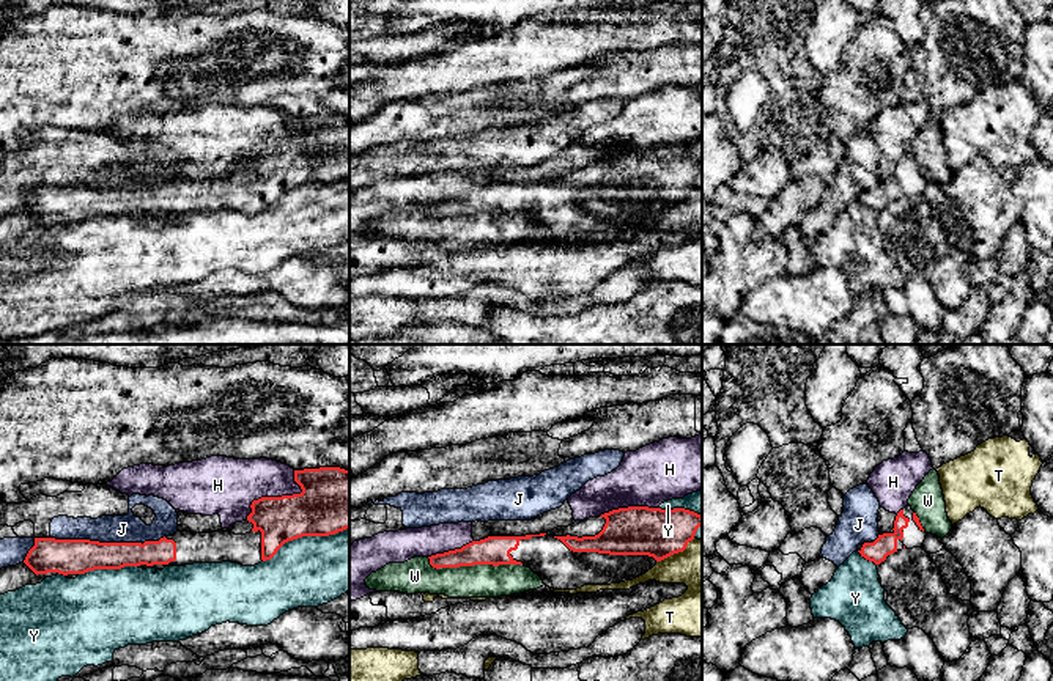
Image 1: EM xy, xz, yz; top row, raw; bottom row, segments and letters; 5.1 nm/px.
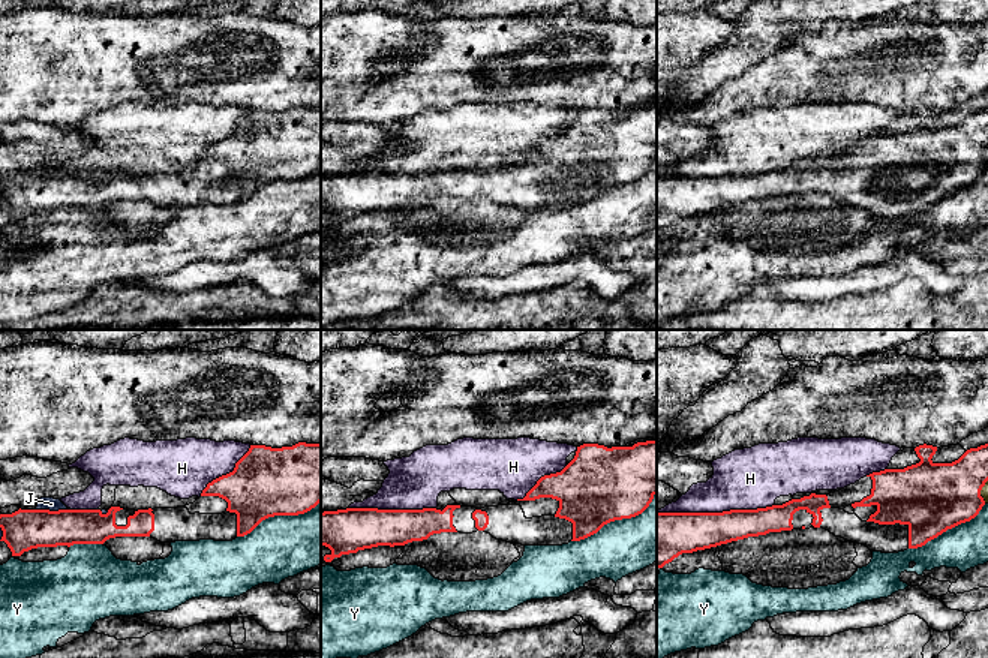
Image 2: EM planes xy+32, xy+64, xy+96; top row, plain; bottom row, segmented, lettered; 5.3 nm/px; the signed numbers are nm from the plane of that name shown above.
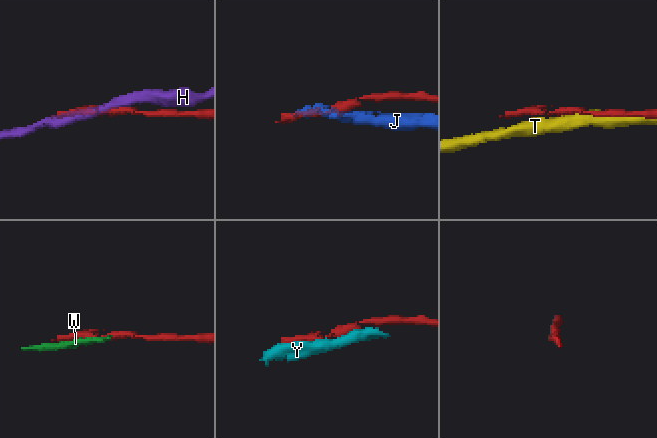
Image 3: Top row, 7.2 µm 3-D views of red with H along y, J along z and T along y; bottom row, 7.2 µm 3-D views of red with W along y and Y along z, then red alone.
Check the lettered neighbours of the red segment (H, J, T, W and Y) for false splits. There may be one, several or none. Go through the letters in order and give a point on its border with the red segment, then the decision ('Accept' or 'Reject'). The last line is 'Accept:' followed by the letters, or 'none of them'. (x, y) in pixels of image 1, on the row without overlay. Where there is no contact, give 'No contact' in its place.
H: Touches red at xy (277, 145). Reject
J: Touches red at xy (95, 189). Reject
T: Touches red at xz (676, 200). Reject
W: Touches red at xz (472, 213). Reject
Y: Touches red at xy (306, 183). Reject
Accept: none of them

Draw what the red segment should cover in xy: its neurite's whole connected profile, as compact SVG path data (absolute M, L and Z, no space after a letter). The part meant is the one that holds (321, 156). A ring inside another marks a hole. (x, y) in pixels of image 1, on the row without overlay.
M294 118L301 142L253 148L246 168L211 181L176 179L159 189L99 190L35 186L24 211L38 223L85 222L124 214L231 209L255 214L271 208L288 189L329 184L349 176L349 118Z

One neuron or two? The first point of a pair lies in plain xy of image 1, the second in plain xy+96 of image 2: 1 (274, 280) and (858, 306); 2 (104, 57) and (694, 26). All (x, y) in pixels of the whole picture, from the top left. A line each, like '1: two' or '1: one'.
1: two
2: one

